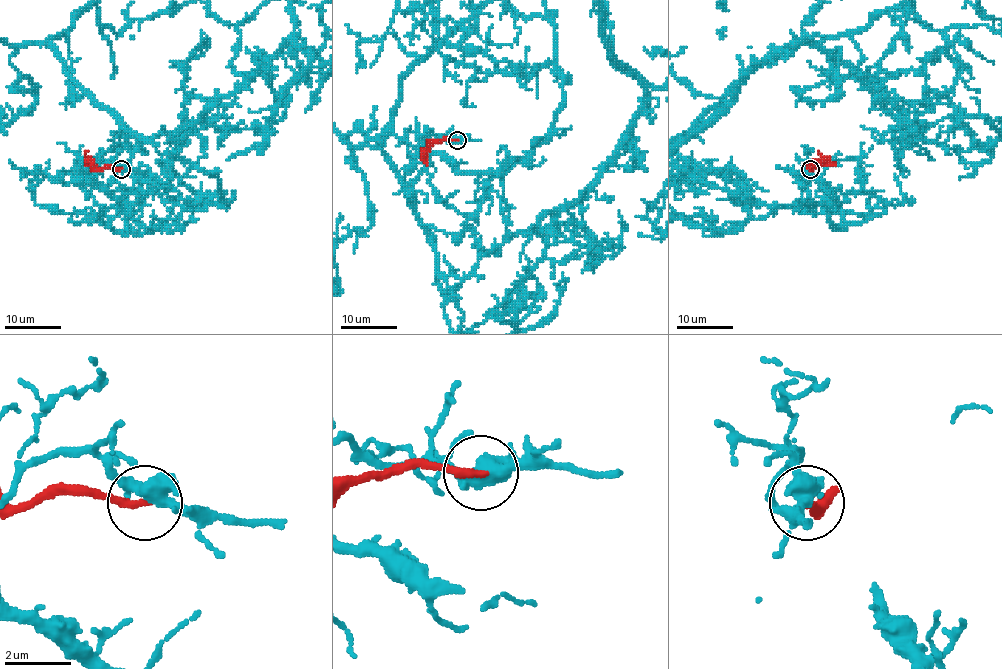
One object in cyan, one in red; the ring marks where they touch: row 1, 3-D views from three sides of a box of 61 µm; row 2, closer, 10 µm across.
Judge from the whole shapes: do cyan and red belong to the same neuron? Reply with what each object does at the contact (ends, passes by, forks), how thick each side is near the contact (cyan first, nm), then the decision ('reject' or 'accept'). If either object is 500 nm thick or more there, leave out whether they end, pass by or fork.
cyan forks; red ends; calibres 420 and 240 nm; reject

